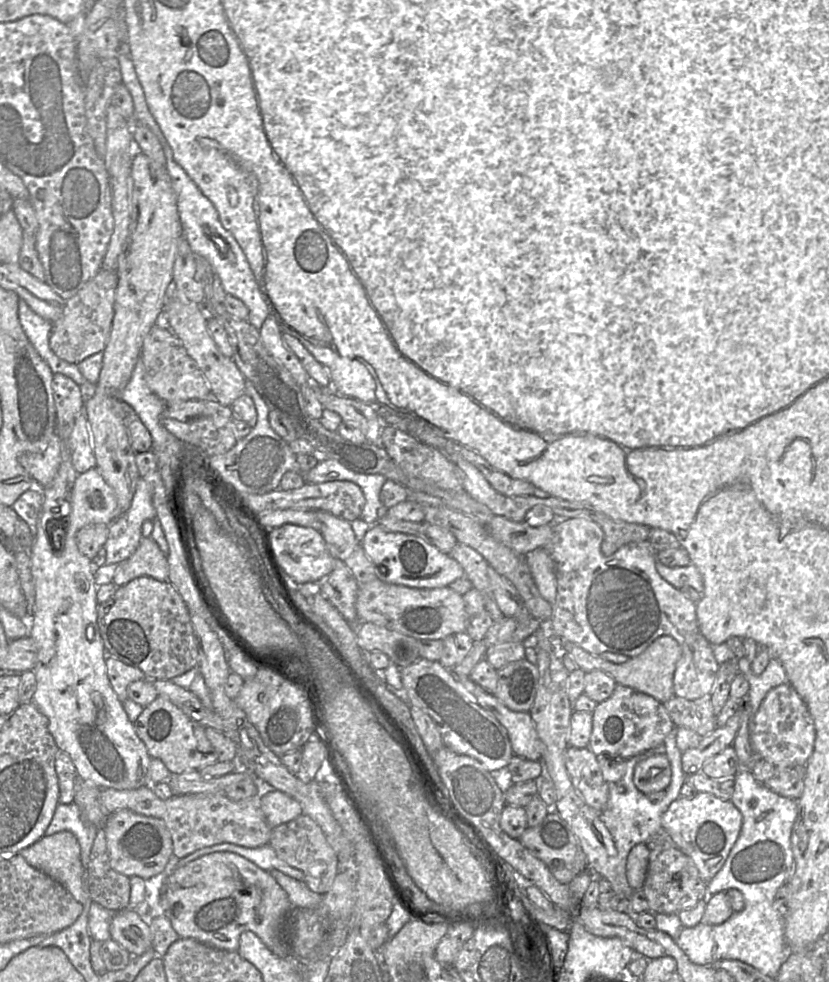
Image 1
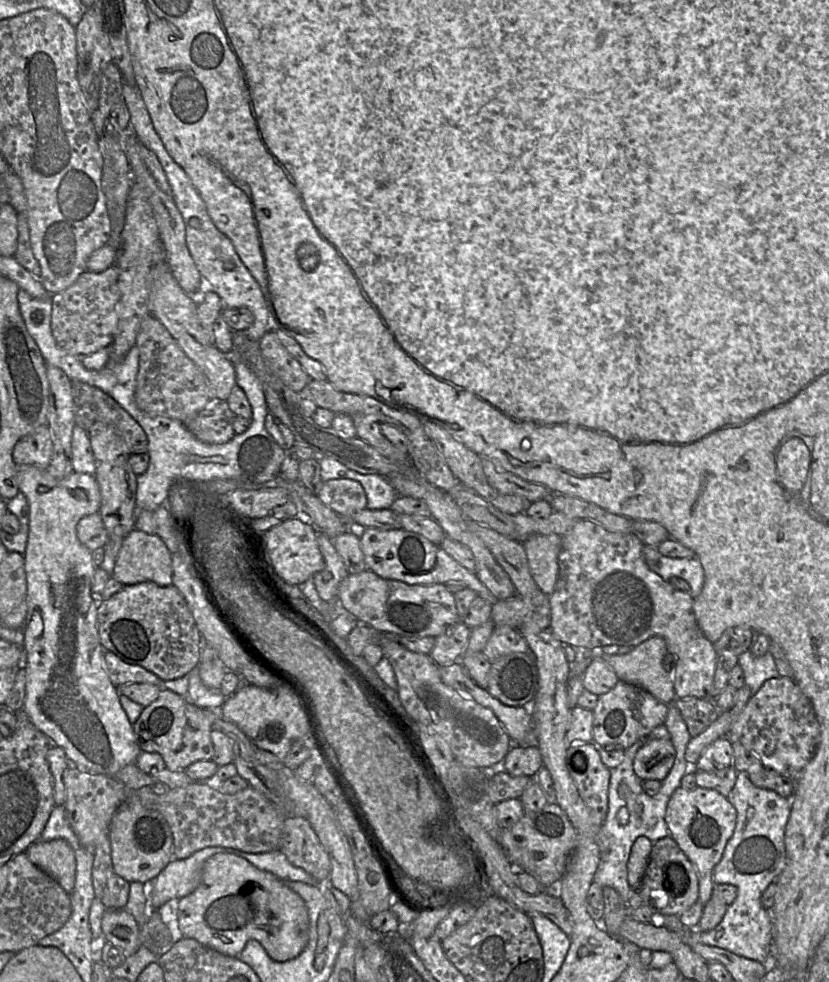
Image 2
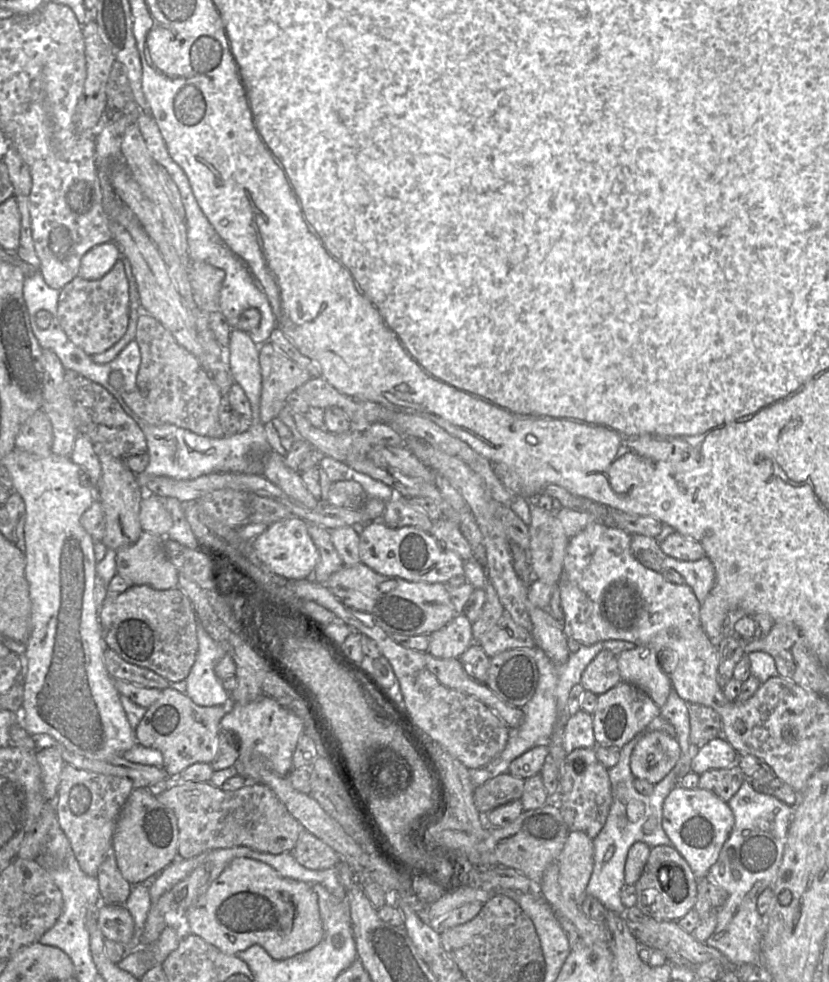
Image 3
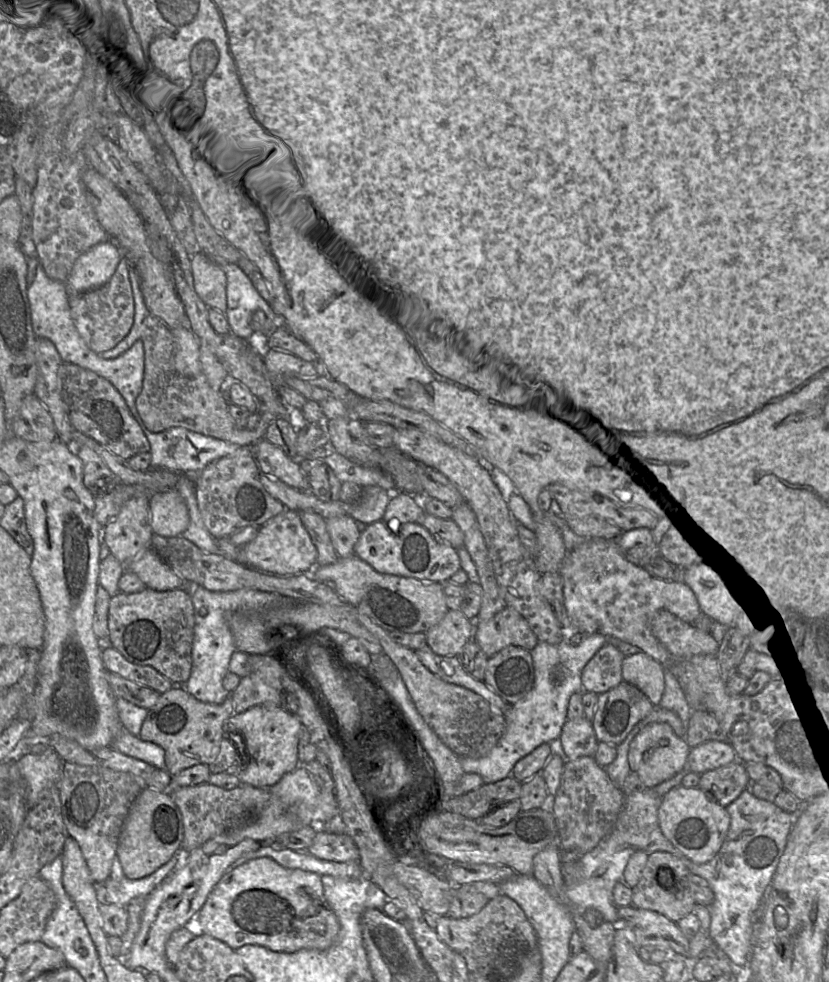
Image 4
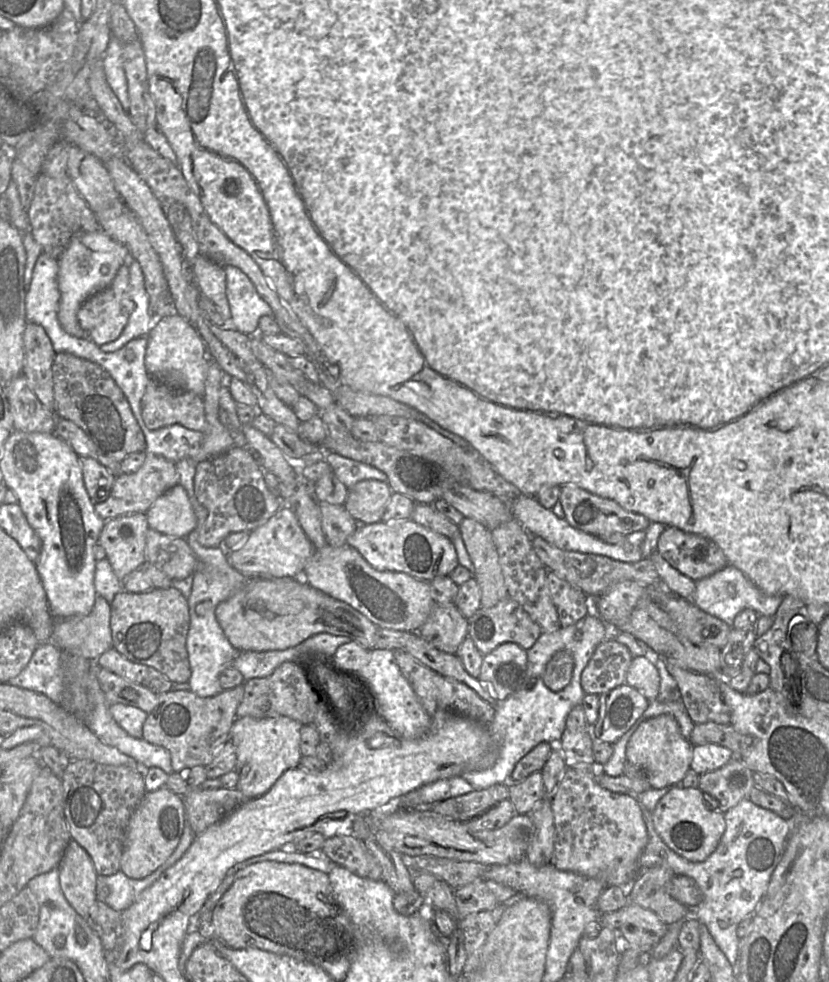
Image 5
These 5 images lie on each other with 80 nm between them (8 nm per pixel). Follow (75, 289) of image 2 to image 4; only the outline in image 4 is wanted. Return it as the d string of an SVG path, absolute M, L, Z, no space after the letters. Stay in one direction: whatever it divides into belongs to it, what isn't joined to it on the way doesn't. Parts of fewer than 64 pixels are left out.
M122 255L115 272L105 284L82 293L69 292L69 309L79 335L92 351L100 354L114 348L128 334L134 319L127 256Z

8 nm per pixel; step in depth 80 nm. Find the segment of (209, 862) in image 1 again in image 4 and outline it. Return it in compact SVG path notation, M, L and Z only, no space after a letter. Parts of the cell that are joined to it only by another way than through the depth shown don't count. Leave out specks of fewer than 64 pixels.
M270 858L251 859L227 871L199 910L204 934L210 935L234 951L245 945L258 945L275 952L294 953L304 949L326 950L337 938L340 925L324 897L320 875L300 869L288 869Z

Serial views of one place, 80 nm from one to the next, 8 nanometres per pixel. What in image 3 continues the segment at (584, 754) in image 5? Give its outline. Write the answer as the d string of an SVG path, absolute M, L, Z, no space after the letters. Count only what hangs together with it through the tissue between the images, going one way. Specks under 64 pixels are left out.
M580 709L566 719L563 730L563 749L570 753L576 748L597 746L592 725L592 715Z

